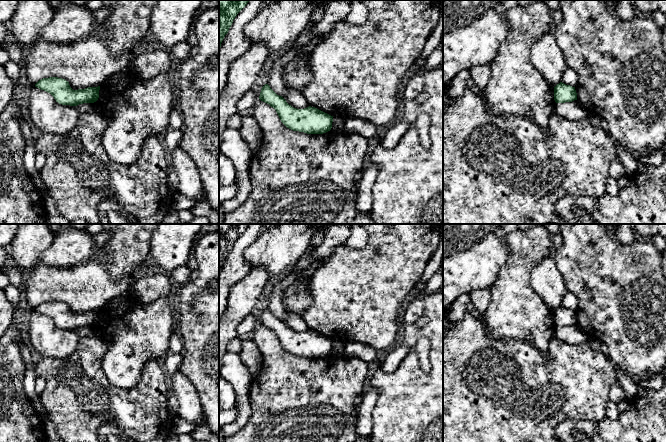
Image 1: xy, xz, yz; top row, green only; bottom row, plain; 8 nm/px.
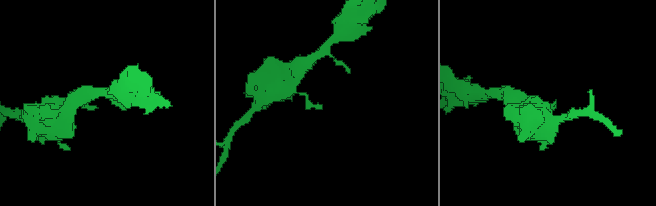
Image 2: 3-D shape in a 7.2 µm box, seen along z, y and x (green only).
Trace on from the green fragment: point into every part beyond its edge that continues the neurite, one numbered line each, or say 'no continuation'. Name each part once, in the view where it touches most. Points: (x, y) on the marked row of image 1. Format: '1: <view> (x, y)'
no continuation

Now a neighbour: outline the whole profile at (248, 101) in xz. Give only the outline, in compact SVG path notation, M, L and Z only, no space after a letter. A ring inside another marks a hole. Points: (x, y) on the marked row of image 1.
M249 90L238 101L237 109L239 113L244 113L246 110L253 108L258 101L258 97L253 90Z

